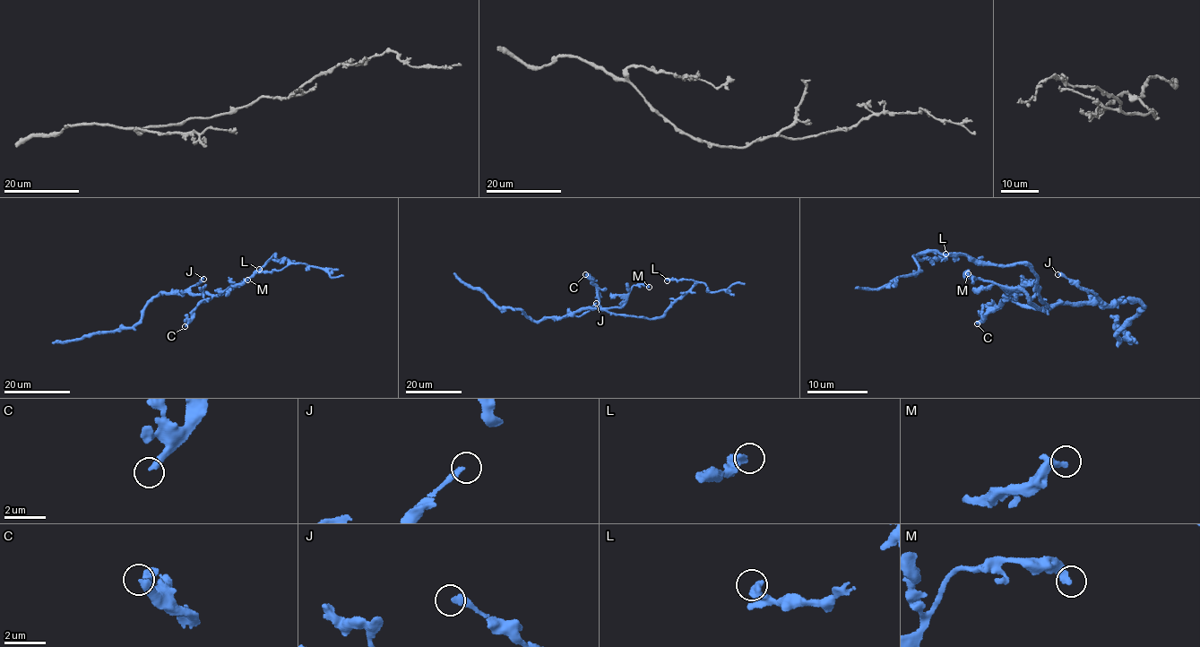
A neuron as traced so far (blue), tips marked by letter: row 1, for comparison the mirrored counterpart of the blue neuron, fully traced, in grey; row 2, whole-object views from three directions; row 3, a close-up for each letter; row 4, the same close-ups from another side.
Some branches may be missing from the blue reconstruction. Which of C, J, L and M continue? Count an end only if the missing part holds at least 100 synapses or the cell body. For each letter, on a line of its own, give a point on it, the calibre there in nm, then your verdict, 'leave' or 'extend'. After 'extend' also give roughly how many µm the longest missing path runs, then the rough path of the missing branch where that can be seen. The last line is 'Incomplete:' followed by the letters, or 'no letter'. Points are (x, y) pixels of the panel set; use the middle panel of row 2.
C: (585, 274) | 320 nm | extend | 25 µm | (585, 274), (581, 271), (565, 273), (545, 266), (532, 270)
J: (596, 303) | 280 nm | leave
L: (667, 280) | 420 nm | leave
M: (649, 287) | 280 nm | leave
Incomplete: C

